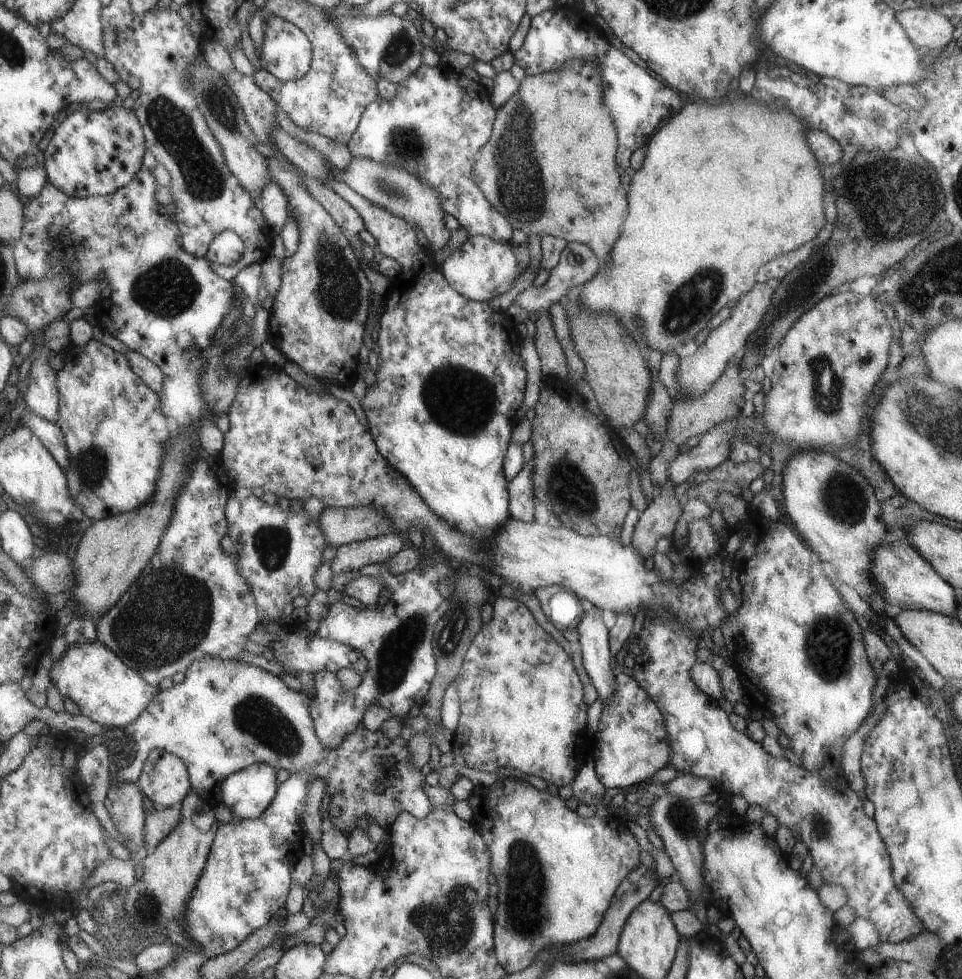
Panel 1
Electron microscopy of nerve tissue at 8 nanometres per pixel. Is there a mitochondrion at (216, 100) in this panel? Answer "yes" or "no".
yes

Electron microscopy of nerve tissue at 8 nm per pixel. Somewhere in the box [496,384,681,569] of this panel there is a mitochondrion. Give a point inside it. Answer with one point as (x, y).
(566, 483)

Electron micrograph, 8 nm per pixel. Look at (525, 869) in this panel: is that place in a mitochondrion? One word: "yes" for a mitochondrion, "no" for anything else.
yes

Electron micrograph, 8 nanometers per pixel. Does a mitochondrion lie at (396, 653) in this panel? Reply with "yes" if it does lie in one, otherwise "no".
yes

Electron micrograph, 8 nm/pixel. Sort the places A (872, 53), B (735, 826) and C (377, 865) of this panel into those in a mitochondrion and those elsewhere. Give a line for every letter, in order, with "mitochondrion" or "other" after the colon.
A: other
B: other
C: other

